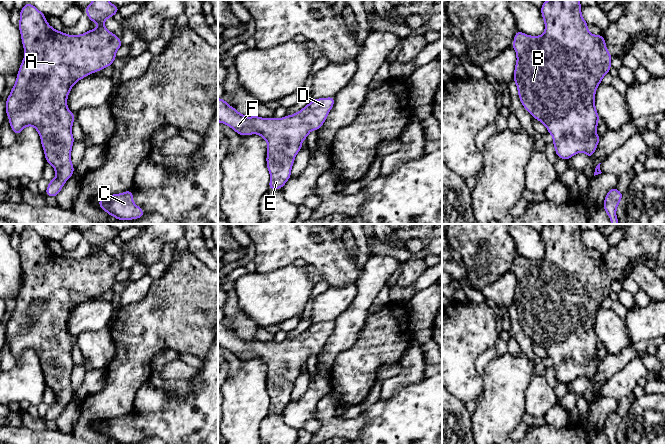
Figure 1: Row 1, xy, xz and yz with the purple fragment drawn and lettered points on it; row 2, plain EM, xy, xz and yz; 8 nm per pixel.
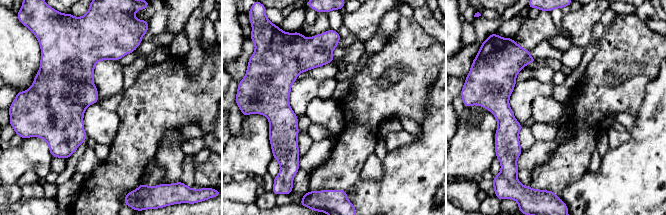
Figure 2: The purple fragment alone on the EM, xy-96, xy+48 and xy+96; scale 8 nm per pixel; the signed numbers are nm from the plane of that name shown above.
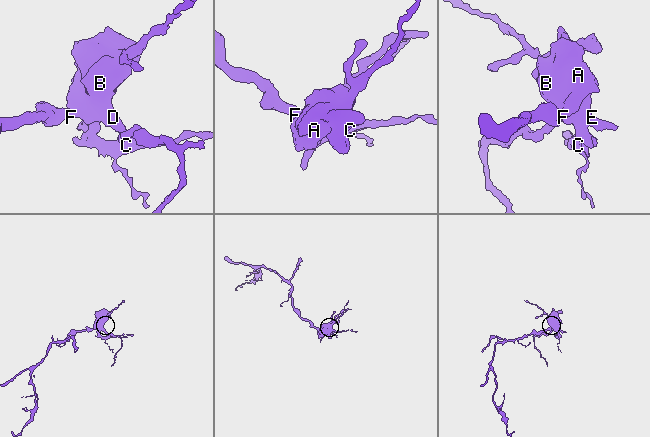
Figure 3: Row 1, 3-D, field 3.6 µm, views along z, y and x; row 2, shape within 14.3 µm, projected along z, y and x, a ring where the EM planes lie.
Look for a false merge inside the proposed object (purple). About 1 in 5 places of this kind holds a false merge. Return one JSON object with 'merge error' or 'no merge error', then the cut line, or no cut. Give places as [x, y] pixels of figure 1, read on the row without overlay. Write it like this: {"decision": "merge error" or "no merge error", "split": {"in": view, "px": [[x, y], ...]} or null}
{"decision": "no merge error", "split": null}

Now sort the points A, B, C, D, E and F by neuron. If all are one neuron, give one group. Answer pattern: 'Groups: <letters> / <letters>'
Groups: A B C D E F

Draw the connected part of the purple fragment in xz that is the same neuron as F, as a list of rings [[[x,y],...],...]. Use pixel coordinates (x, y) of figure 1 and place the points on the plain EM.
[[[334,321],[311,324],[293,339],[283,342],[246,341],[218,322],[218,346],[228,349],[239,359],[258,358],[267,366],[269,413],[282,412],[291,401],[295,380],[302,373],[302,365],[311,354],[318,355],[324,348],[335,326]]]

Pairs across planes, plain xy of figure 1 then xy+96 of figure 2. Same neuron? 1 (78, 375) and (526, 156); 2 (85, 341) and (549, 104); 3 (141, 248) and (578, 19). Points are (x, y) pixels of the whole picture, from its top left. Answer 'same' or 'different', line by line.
1: different
2: same
3: same

